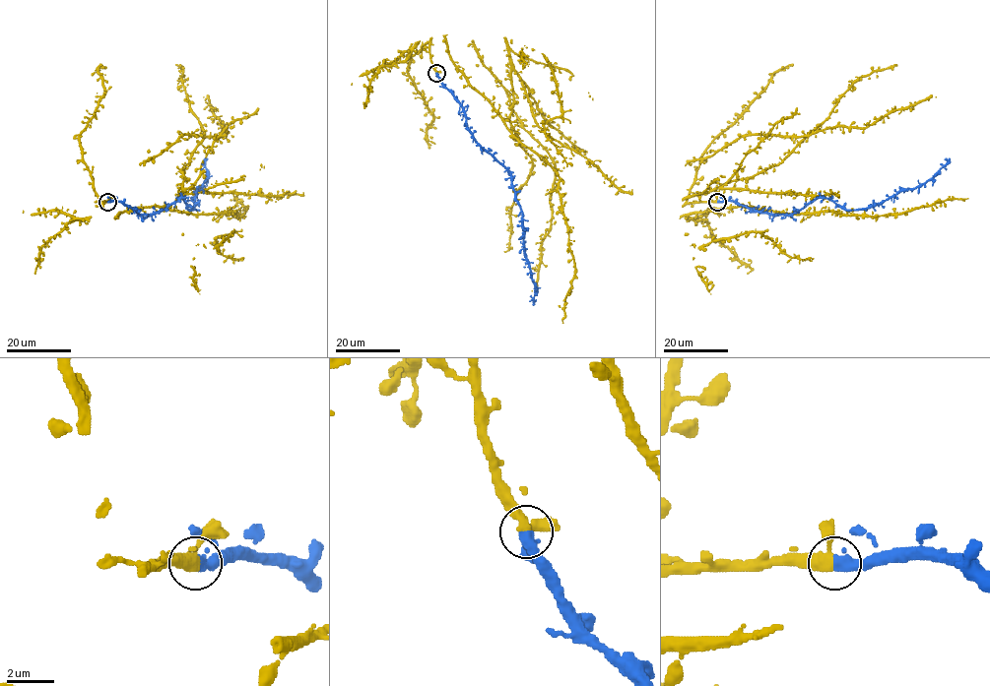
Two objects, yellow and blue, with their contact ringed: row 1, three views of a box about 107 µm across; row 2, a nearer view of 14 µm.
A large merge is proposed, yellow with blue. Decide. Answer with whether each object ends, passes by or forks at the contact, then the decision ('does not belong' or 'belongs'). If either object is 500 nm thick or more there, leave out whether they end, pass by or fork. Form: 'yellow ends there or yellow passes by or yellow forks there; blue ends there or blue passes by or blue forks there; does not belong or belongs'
yellow passes by; blue ends there; belongs

